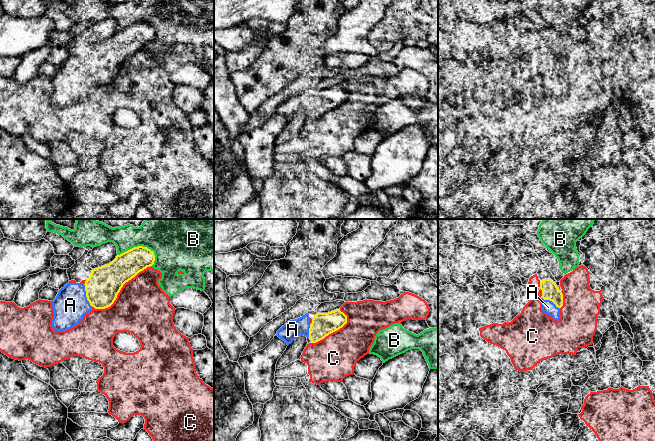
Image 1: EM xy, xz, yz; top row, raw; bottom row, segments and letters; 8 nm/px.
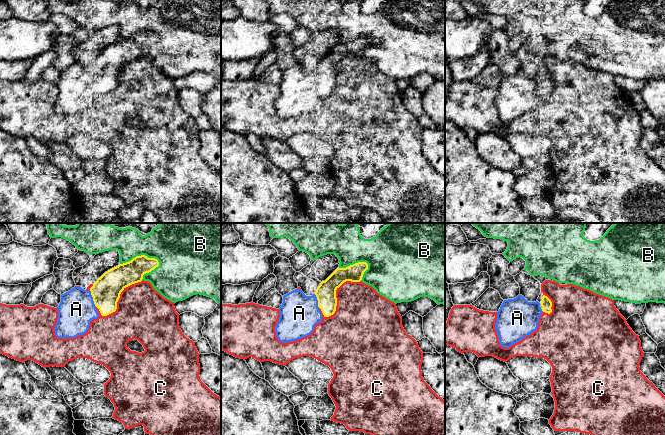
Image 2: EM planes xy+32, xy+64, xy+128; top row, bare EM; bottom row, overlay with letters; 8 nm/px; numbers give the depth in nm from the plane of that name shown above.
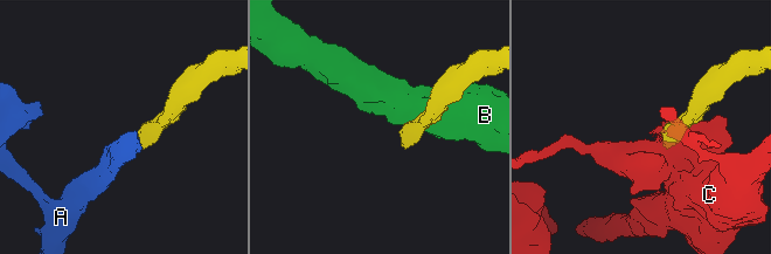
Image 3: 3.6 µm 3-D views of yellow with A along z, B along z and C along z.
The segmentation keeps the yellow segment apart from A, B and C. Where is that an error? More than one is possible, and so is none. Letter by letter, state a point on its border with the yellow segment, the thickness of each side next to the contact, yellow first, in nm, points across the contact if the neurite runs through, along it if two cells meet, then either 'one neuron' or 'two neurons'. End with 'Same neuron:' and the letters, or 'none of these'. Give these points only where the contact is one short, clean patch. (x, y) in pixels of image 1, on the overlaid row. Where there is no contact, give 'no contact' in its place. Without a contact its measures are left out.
A: contact xy (86, 295); calibres 280 and 280 nm; one neuron
B: contact xy (140, 246); calibres 220 and 400 nm; two neurons
C: contact xy (119, 291); calibres 280 and 440 nm; two neurons
Same neuron: A

